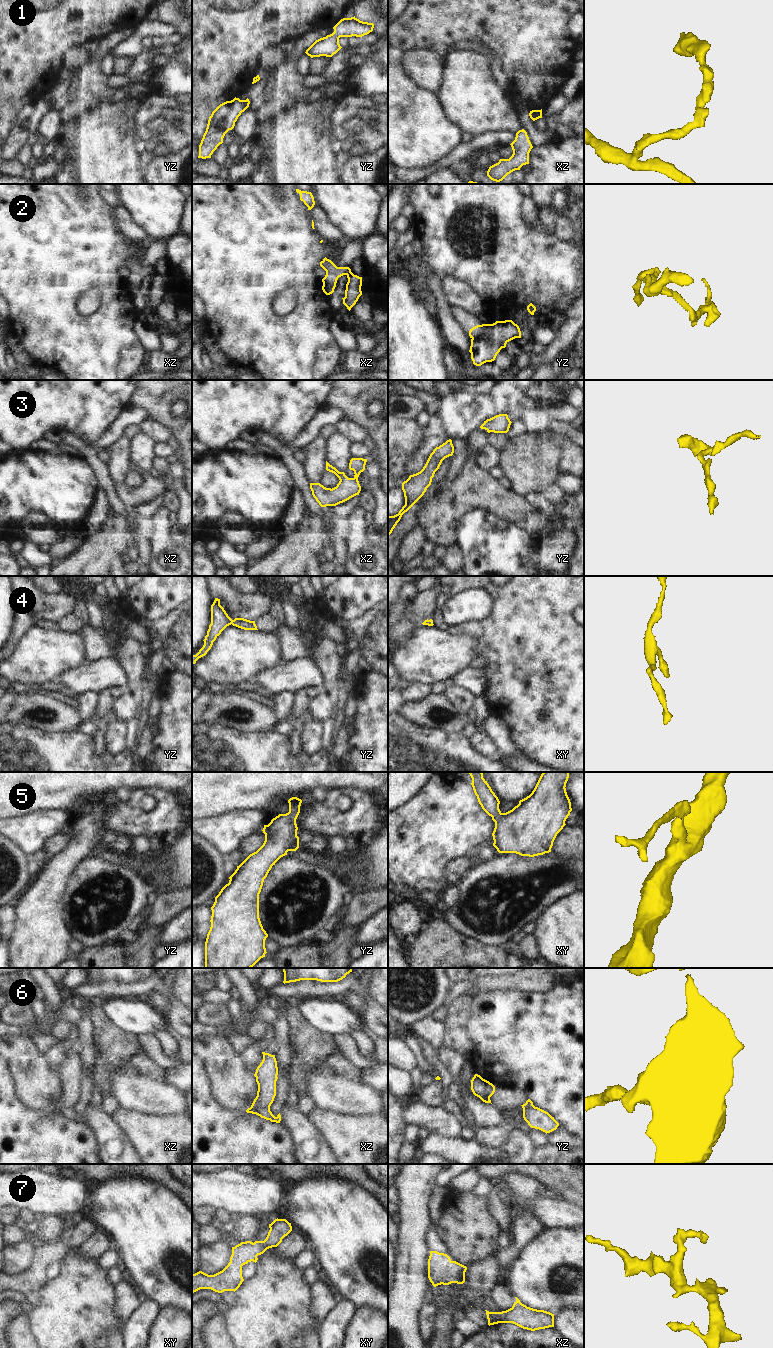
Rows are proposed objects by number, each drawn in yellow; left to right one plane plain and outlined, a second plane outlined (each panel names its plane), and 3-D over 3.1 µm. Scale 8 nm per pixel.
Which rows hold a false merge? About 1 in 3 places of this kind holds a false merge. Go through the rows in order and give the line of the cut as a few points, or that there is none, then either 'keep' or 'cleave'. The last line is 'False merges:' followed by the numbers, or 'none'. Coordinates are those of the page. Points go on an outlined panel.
1: no cut; keep
2: cut in yz along (474, 327), (476, 336), (472, 338); cleave
3: no cut; keep
4: no cut; keep
5: no cut; keep
6: cut in xz along (251, 1106), (269, 1108); cleave
7: no cut; keep
False merges: 2, 6

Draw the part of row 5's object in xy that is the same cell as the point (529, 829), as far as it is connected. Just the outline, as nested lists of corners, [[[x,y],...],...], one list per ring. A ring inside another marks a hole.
[[[468,772],[472,778],[472,787],[482,809],[492,817],[495,828],[492,833],[493,846],[499,853],[516,853],[534,857],[551,852],[557,834],[566,825],[565,821],[572,811],[571,802],[566,792],[569,772],[543,772],[532,793],[519,801],[512,810],[502,813],[500,801],[482,772]]]

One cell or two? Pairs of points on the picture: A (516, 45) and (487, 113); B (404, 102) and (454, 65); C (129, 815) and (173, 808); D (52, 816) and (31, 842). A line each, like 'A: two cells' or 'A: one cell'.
A: two cells
B: two cells
C: one cell
D: one cell

